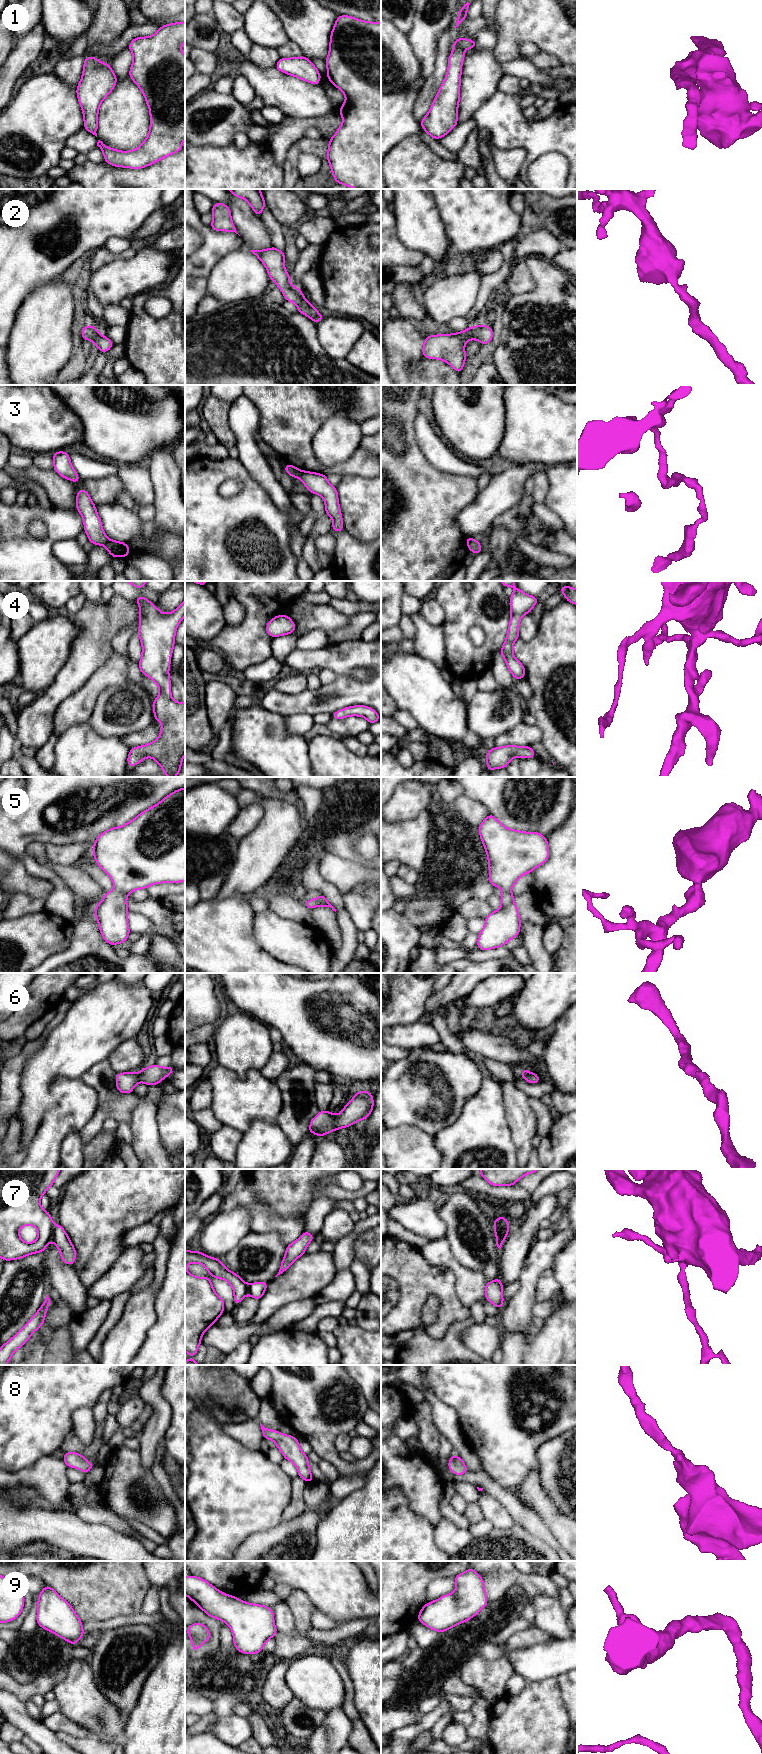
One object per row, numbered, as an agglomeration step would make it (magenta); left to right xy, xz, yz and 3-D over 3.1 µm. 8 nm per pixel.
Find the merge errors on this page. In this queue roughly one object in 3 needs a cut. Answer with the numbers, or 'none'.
3, 7

